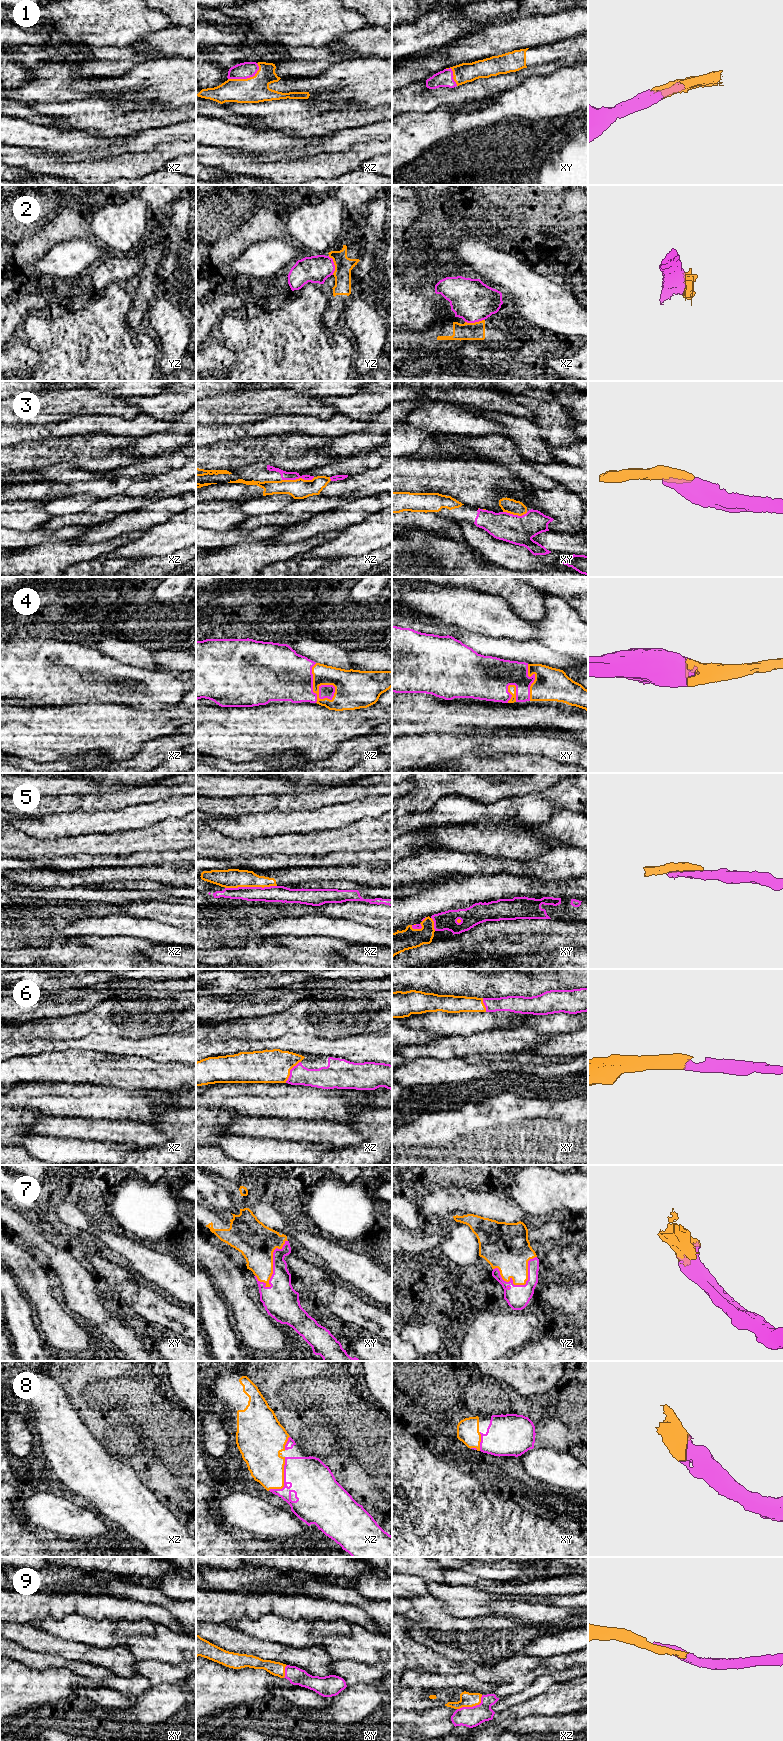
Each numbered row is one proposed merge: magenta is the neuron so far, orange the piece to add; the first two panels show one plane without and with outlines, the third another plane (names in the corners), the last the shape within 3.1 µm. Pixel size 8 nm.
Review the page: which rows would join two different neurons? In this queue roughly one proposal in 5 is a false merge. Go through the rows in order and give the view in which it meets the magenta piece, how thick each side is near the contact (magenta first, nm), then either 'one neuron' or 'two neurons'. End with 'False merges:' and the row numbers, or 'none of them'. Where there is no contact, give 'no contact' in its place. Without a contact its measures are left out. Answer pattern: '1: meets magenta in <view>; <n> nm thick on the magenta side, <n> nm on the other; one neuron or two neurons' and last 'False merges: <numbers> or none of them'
1: meets magenta in xz; 130 nm thick on the magenta side, 220 nm on the other; one neuron
2: meets magenta in yz; 220 nm thick on the magenta side, 140 nm on the other; two neurons
3: meets magenta in xz; 70 nm thick on the magenta side, 160 nm on the other; one neuron
4: meets magenta in xz; 110 nm thick on the magenta side, 170 nm on the other; one neuron
5: meets magenta in xz; 130 nm thick on the magenta side, 160 nm on the other; two neurons
6: meets magenta in xz; 160 nm thick on the magenta side, 280 nm on the other; one neuron
7: meets magenta in yz; 190 nm thick on the magenta side, 280 nm on the other; one neuron
8: meets magenta in xz; 340 nm thick on the magenta side, 280 nm on the other; one neuron
9: meets magenta in xz; 160 nm thick on the magenta side, 120 nm on the other; one neuron
False merges: 2, 5

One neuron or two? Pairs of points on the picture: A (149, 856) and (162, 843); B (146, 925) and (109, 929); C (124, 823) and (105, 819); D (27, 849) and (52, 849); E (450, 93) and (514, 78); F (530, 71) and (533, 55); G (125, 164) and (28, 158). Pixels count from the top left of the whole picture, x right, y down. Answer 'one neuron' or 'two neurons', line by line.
A: two neurons
B: one neuron
C: one neuron
D: one neuron
E: one neuron
F: two neurons
G: one neuron

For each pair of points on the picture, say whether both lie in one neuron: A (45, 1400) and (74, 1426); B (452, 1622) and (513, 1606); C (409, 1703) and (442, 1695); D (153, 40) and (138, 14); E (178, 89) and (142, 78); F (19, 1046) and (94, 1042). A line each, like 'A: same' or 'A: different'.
A: same
B: different
C: same
D: different
E: same
F: same

